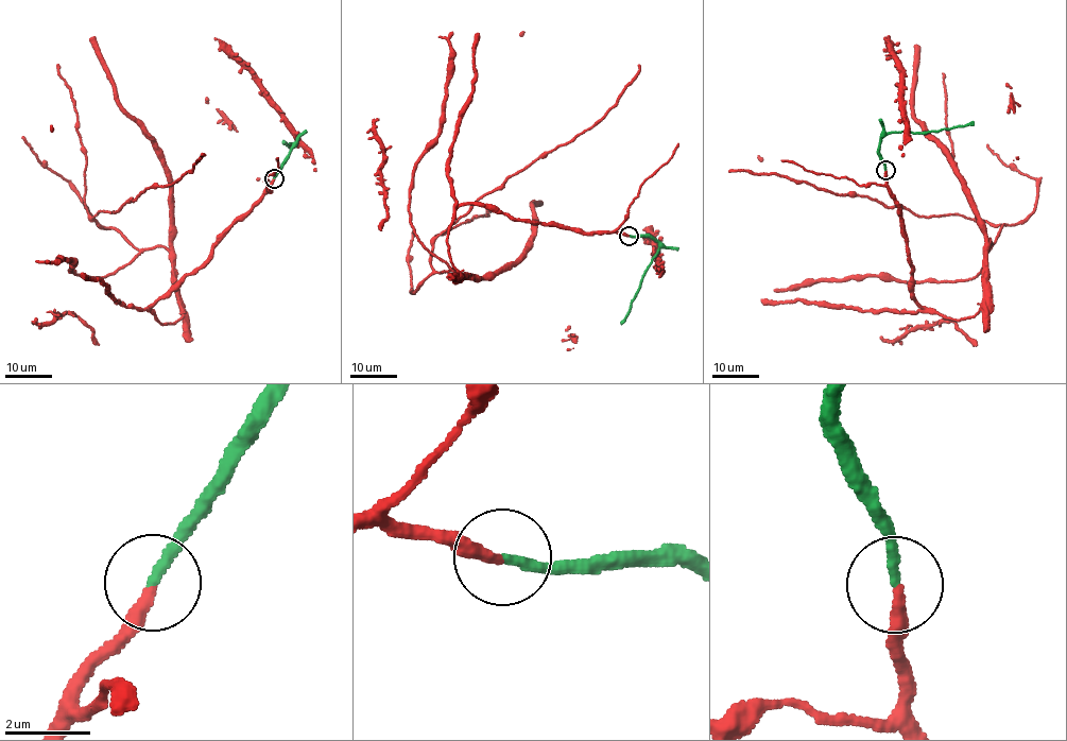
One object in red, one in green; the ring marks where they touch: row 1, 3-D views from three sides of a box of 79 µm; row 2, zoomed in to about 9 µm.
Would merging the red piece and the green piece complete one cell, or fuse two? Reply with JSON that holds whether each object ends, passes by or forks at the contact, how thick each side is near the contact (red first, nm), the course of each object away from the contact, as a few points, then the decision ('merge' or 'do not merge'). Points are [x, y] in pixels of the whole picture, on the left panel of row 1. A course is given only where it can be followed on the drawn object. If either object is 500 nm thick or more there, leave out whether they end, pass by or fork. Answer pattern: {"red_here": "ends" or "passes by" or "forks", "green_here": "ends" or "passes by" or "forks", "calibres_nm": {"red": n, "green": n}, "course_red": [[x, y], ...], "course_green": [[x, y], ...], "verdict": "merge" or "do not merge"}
{"red_here": "ends", "green_here": "ends", "calibres_nm": {"red": 320, "green": 240}, "course_red": [[274, 178], [153, 303], [160, 323], [183, 315], [174, 258], [91, 220], [174, 184], [201, 155]], "course_green": [[274, 178], [293, 147], [293, 143], [290, 148], [282, 140]], "verdict": "merge"}

